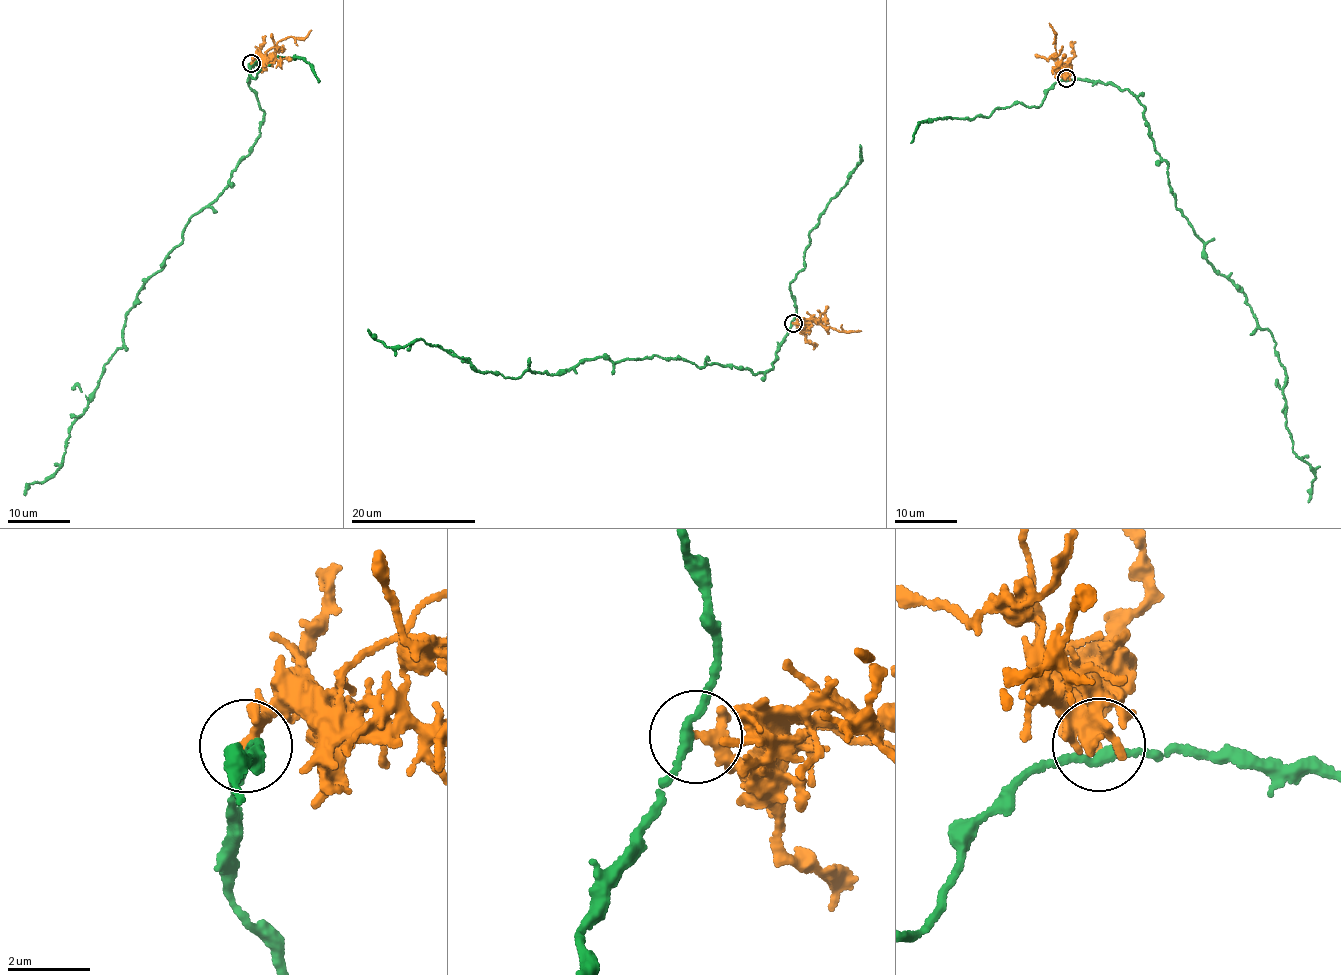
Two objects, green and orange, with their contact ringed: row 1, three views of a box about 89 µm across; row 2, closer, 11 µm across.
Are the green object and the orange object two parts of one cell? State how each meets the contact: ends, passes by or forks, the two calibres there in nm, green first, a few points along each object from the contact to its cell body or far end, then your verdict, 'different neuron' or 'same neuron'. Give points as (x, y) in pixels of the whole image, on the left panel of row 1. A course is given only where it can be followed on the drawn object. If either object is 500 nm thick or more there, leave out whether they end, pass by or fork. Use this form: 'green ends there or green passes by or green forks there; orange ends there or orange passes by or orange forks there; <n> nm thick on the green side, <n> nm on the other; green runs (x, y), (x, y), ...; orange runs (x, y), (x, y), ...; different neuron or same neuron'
green passes by; orange ends there; 200 nm thick on the green side, 300 nm on the other; green runs (251, 64), (249, 87), (264, 114), (256, 143), (145, 279), (122, 348), (69, 430), (54, 474), (24, 495); orange runs (251, 64), (278, 41), (291, 36), (305, 38), (311, 30); different neuron

